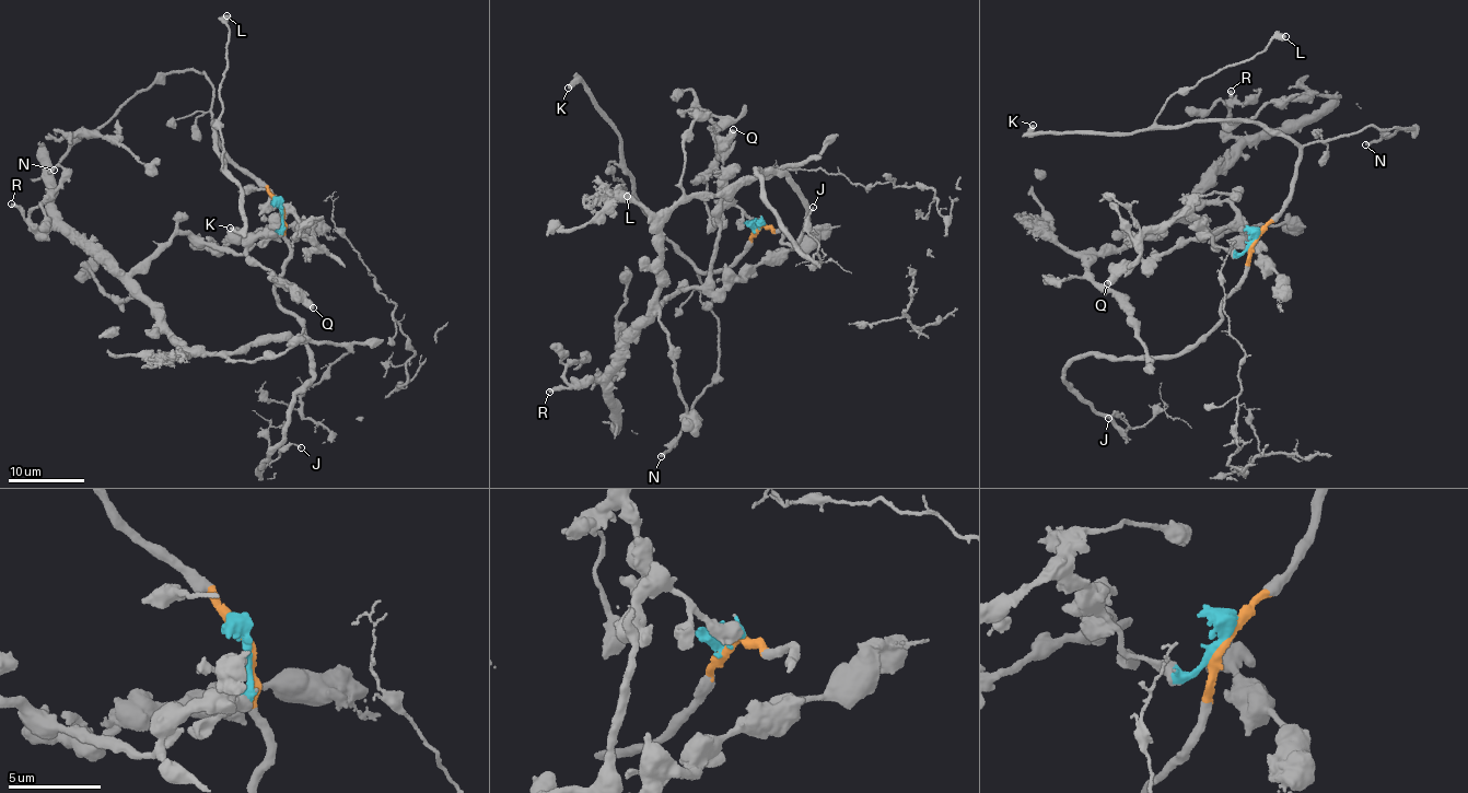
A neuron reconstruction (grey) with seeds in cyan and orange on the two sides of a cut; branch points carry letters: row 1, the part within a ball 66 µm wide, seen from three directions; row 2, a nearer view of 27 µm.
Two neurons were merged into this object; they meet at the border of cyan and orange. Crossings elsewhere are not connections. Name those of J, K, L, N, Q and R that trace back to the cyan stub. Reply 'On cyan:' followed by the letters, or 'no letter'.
On cyan: Q, R

